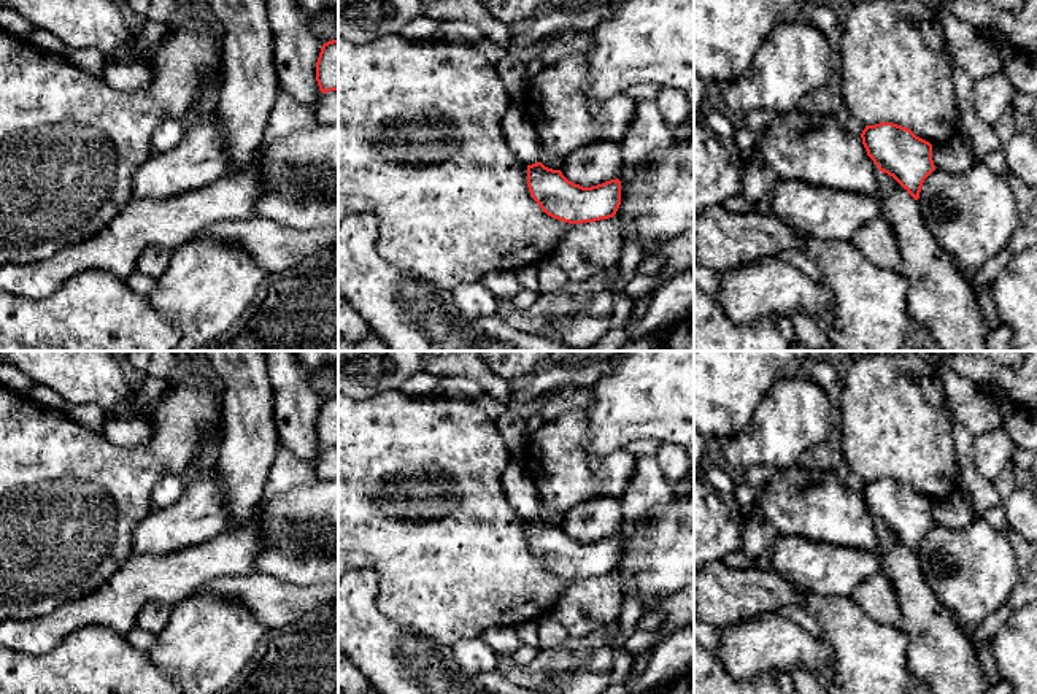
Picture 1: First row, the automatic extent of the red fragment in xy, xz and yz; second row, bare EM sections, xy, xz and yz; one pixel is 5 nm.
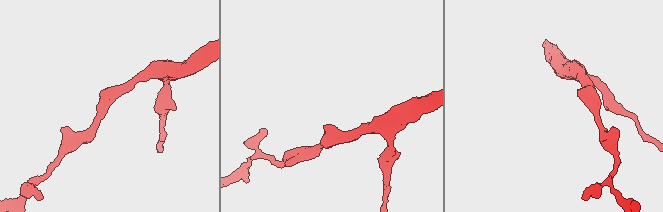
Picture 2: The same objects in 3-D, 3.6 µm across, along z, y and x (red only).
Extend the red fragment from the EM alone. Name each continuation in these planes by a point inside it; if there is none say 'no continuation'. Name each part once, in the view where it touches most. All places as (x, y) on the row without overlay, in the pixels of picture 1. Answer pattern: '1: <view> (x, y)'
1: xz (518, 485)

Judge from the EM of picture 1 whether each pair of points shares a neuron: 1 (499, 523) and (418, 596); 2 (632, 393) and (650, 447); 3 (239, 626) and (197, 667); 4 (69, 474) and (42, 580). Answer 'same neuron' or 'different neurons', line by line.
1: same neuron
2: different neurons
3: same neuron
4: same neuron

